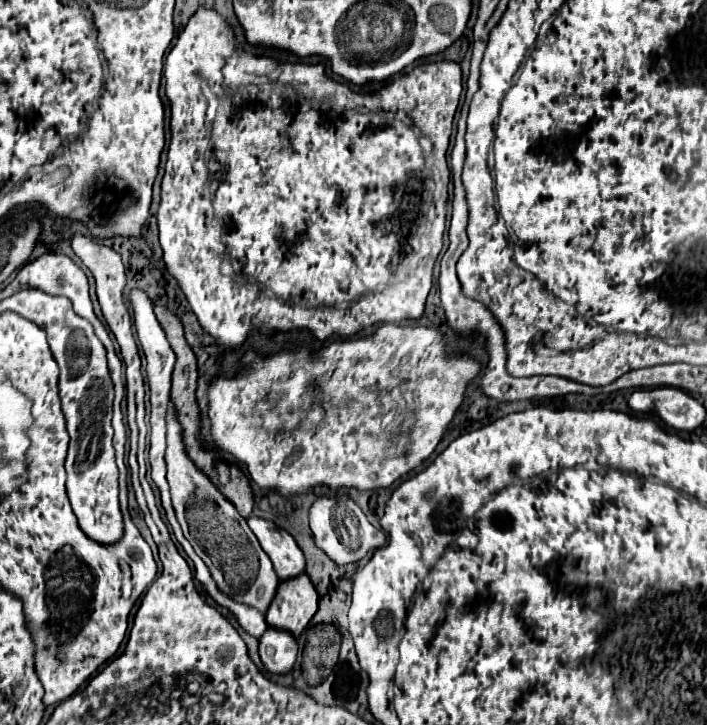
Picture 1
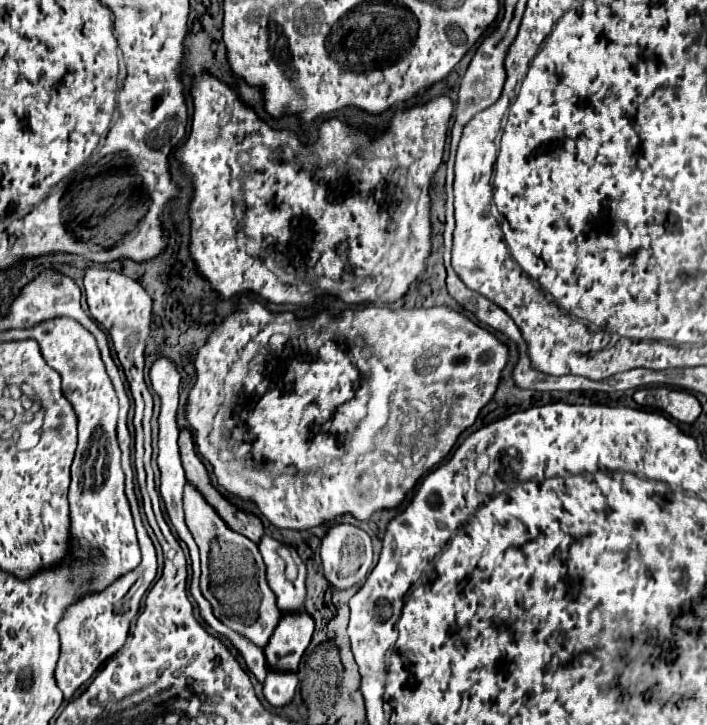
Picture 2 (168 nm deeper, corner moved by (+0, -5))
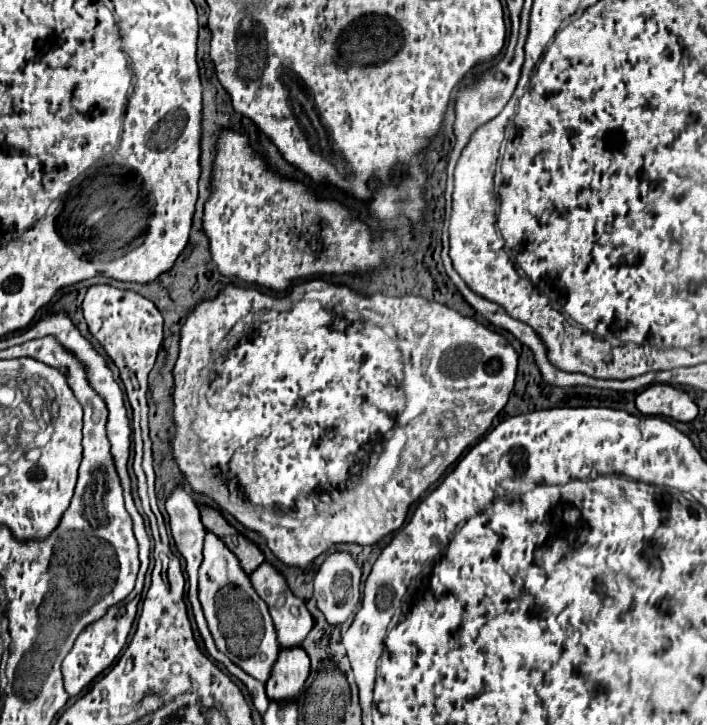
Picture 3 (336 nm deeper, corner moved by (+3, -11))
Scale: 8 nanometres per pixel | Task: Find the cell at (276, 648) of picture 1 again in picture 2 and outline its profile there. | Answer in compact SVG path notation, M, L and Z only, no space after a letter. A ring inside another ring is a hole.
M268 668L268 678L264 684L264 696L274 708L282 708L292 702L298 686L298 678L292 672L274 672Z

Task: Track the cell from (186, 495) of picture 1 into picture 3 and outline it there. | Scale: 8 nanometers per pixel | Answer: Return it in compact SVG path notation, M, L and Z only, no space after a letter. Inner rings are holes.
M205 530L203 564L199 568L199 602L205 610L209 630L217 648L257 680L267 680L279 654L277 632L267 604L255 592L249 574L241 568L239 558L223 544L219 536Z

